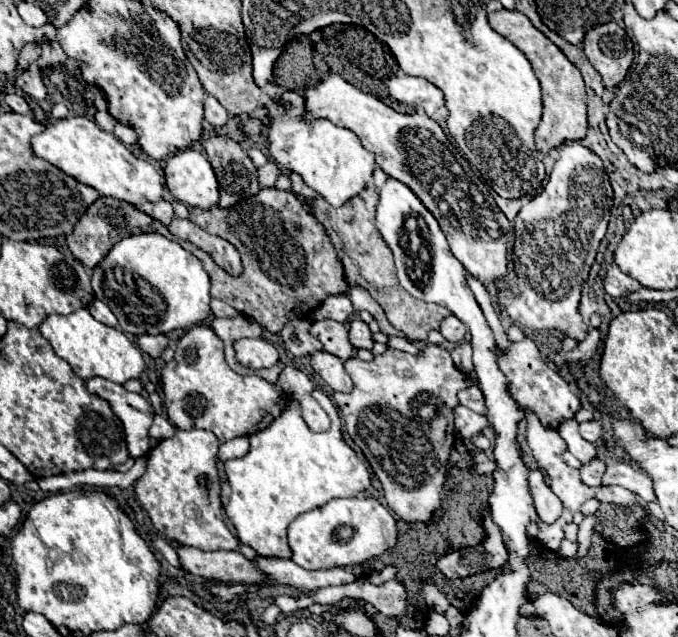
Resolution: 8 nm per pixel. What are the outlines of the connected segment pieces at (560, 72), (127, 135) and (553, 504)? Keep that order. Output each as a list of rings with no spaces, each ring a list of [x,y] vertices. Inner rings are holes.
[[[499,10],[489,14],[491,28],[513,42],[519,50],[525,50],[525,56],[529,58],[533,72],[541,84],[543,92],[543,118],[535,130],[535,146],[541,154],[547,154],[551,148],[557,148],[559,144],[567,140],[581,140],[587,132],[587,94],[585,84],[581,78],[581,72],[565,58],[565,54],[547,40],[525,14],[517,10]]]
[[[119,122],[115,124],[115,136],[117,136],[125,146],[133,146],[135,140],[137,140],[135,130],[129,128],[129,126],[125,126],[125,124],[119,124]]]
[[[539,470],[529,472],[529,488],[531,488],[533,502],[535,502],[535,508],[537,508],[541,522],[553,524],[561,516],[561,500],[545,484],[543,474]]]

